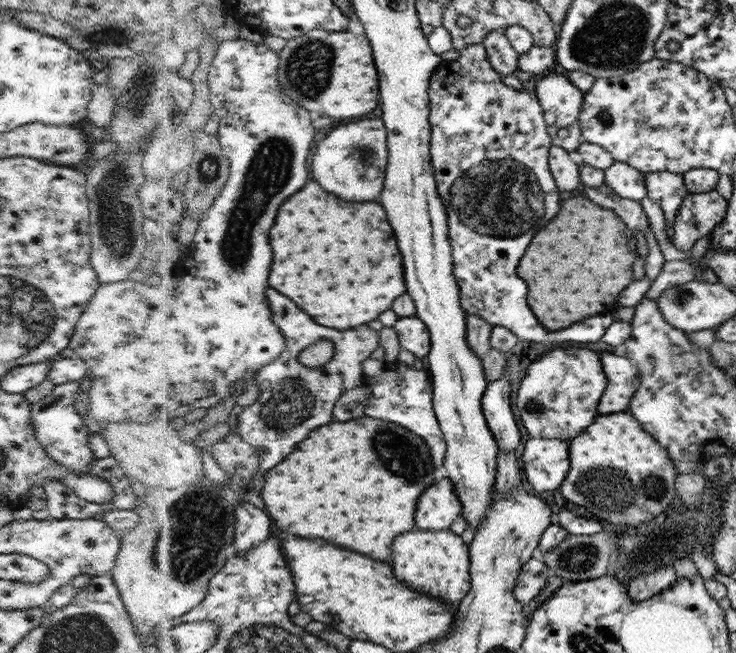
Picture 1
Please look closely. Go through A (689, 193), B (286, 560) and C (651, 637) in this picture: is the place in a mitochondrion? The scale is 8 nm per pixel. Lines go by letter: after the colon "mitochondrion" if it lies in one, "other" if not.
A: other
B: other
C: other

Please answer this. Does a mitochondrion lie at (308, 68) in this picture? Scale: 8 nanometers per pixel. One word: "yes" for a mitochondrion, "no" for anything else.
yes

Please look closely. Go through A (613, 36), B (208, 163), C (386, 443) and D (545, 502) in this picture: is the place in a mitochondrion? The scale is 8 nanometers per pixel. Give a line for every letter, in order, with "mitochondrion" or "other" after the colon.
A: mitochondrion
B: mitochondrion
C: mitochondrion
D: other

